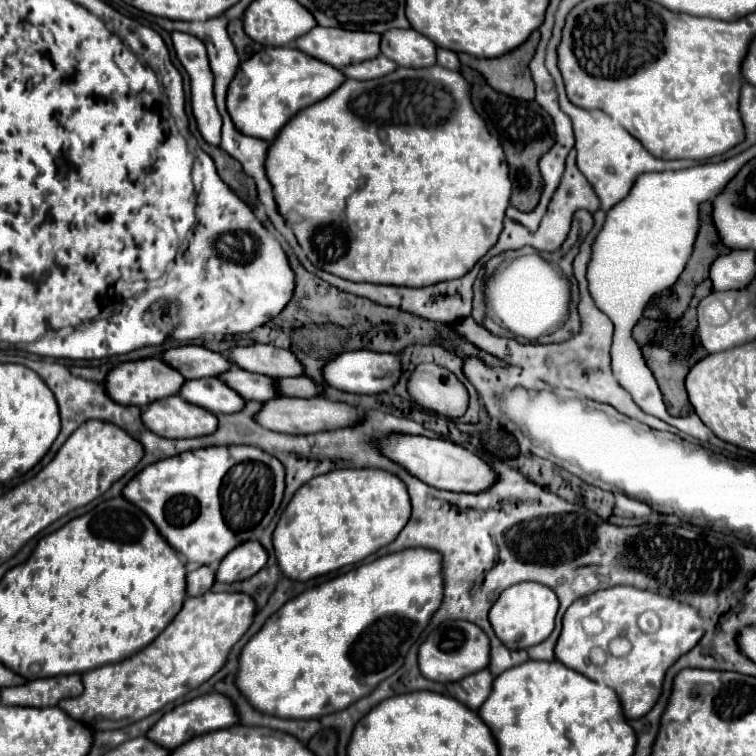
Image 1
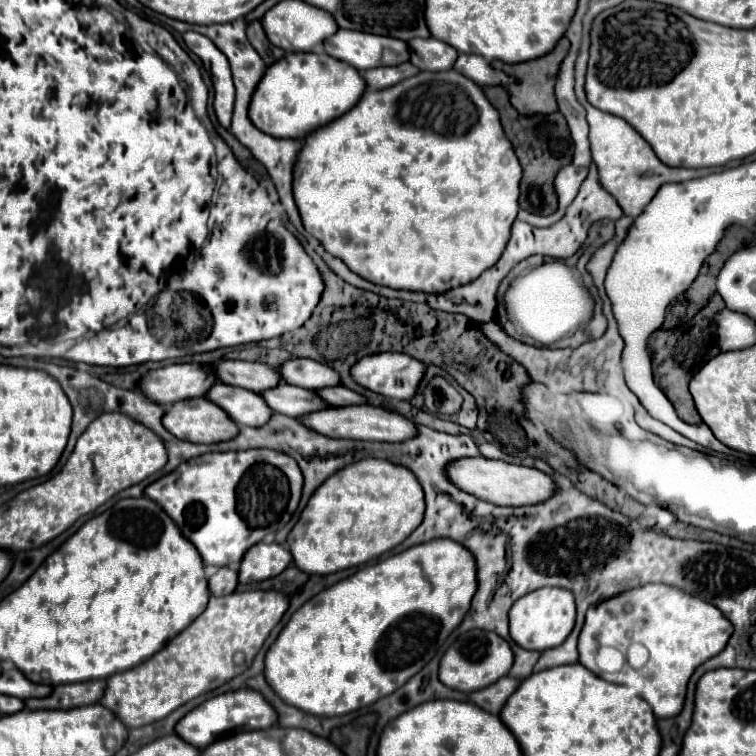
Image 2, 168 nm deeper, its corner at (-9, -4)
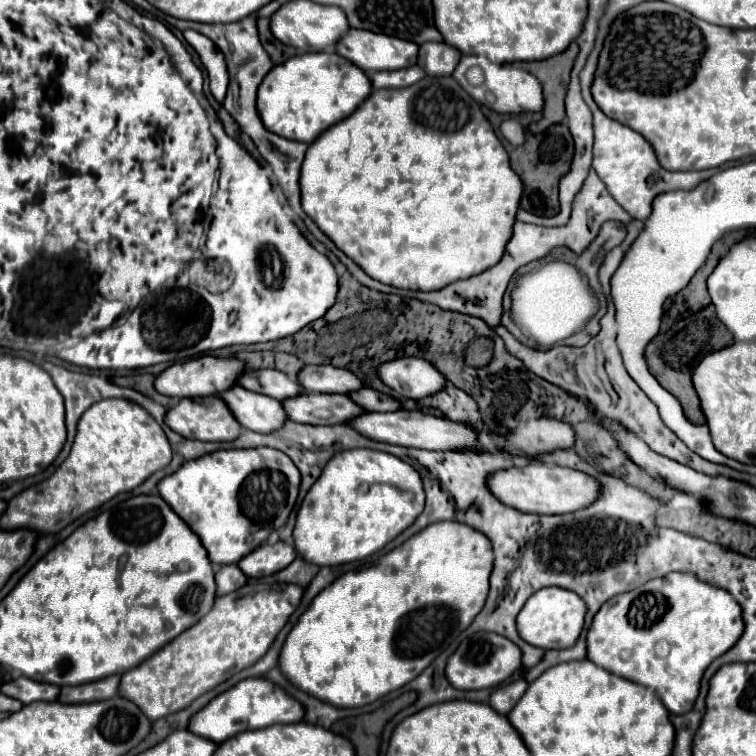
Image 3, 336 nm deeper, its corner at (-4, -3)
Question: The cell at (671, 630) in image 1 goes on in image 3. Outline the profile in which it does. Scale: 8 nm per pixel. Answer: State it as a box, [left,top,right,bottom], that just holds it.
[586,573,744,715]

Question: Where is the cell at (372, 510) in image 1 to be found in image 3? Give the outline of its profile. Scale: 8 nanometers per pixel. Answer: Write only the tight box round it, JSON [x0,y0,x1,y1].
[296,449,424,565]

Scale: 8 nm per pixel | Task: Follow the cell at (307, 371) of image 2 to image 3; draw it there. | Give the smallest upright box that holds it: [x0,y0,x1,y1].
[296,365,362,393]

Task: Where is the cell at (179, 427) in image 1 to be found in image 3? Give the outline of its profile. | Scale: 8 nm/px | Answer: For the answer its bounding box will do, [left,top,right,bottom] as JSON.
[164,395,242,441]

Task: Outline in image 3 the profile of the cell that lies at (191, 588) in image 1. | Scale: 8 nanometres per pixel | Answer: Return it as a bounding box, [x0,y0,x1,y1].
[216,565,246,595]

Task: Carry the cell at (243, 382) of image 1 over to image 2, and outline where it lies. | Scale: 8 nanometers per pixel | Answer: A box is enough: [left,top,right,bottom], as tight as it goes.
[263,382,329,418]

